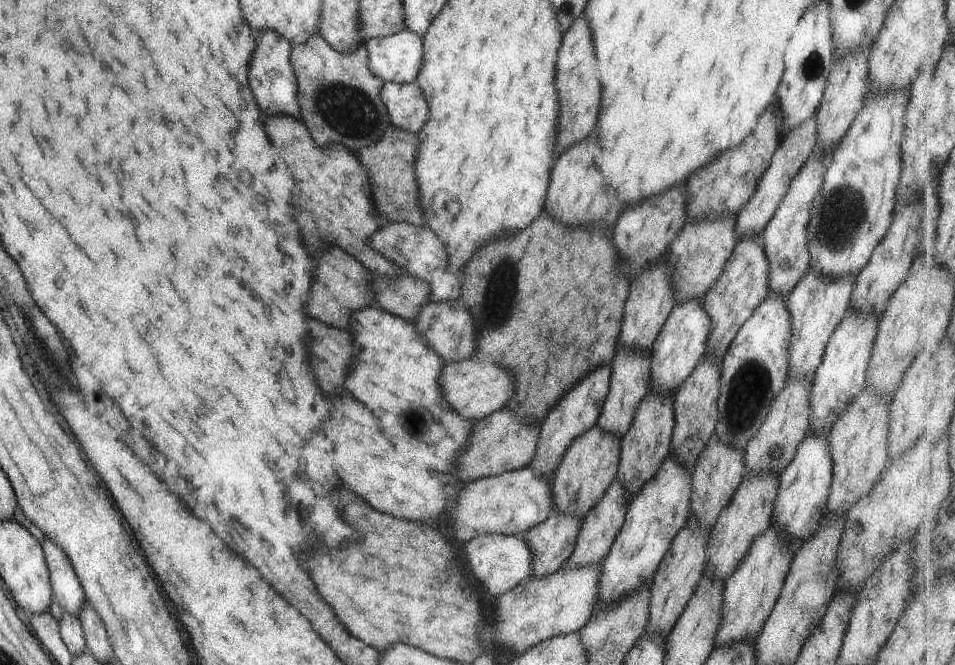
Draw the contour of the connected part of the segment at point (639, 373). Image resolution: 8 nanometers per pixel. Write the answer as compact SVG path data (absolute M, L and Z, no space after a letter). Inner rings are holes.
M617 348L610 360L610 383L605 400L602 402L596 425L603 433L621 438L628 430L640 400L649 392L650 355L639 349Z

